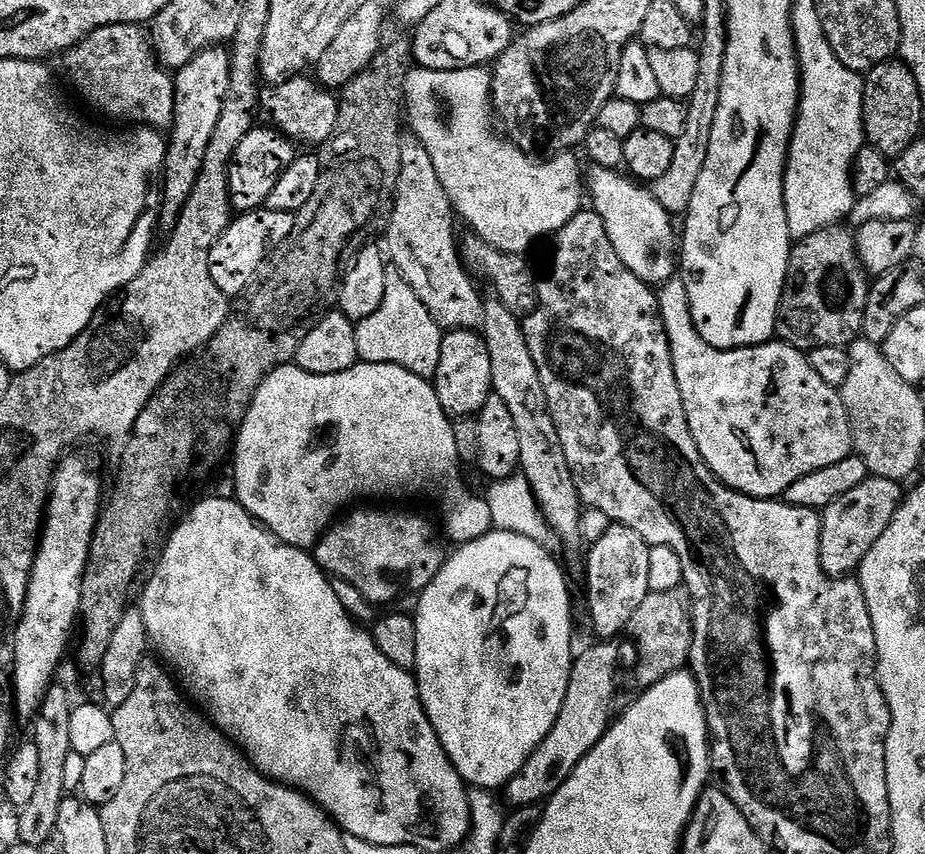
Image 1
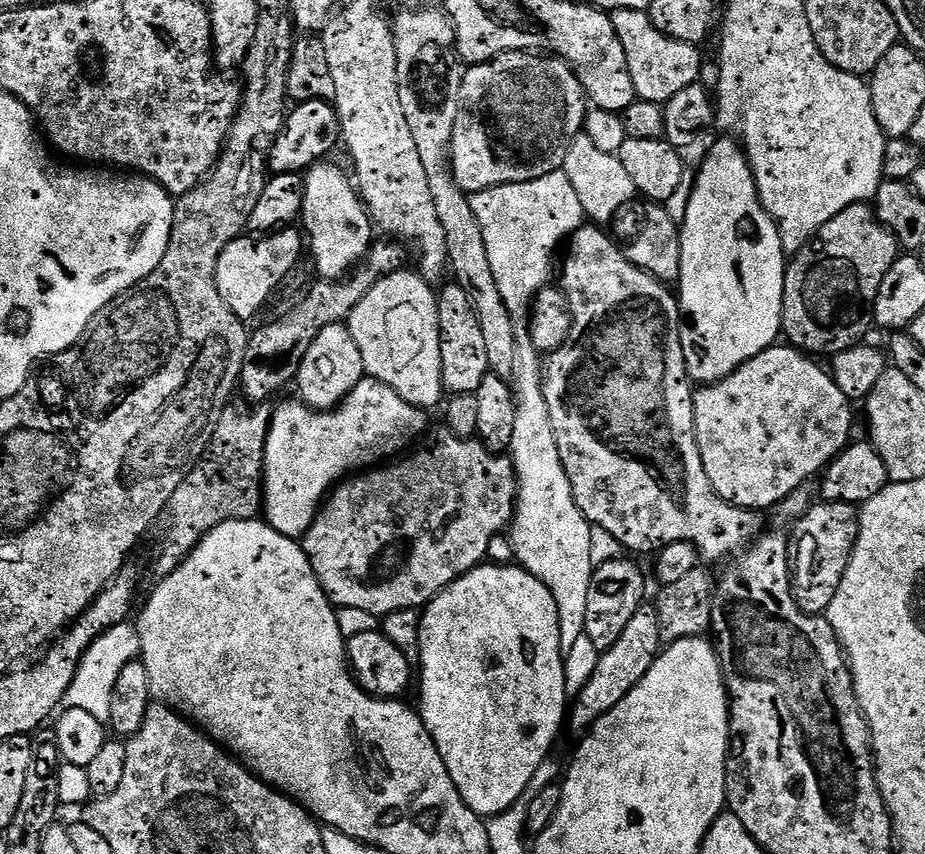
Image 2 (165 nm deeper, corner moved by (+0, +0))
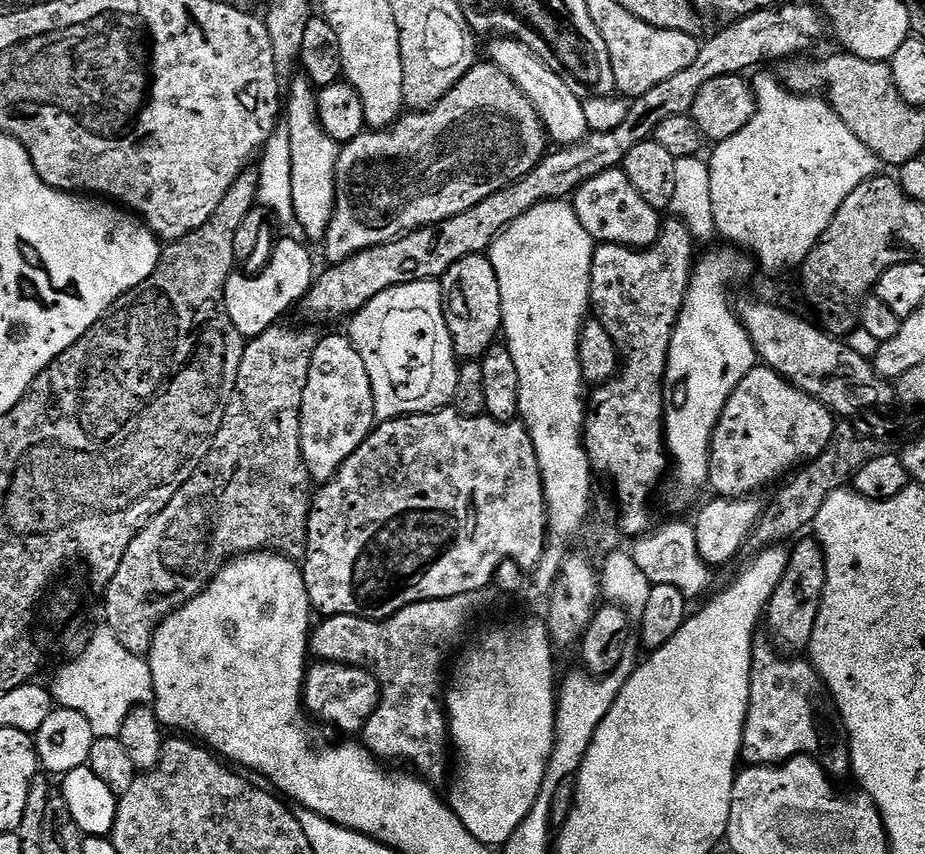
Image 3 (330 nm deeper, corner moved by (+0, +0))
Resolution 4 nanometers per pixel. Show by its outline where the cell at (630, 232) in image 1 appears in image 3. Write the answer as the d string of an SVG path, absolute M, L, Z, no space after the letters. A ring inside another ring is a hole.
M496 38L491 42L491 63L501 68L526 94L526 98L530 98L530 102L544 122L551 143L556 146L567 146L584 139L589 133L584 100L576 96L574 90L570 90L570 86L566 86L566 82L562 82L562 78L558 78L558 74L554 74L550 66L543 64L521 40Z

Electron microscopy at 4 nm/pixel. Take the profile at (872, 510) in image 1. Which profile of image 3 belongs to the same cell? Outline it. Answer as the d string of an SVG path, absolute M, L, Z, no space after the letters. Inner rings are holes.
M815 538L804 539L797 539L791 545L793 548L788 552L786 574L782 574L782 582L778 582L766 609L766 624L768 620L771 639L777 649L788 654L803 653L811 642L826 586L826 558L822 546Z

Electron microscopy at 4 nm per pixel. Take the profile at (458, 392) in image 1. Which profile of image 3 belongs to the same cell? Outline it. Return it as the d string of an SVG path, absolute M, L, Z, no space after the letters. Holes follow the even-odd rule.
M487 255L467 256L454 262L454 266L446 270L439 286L444 294L444 317L452 335L452 349L461 361L479 361L480 357L487 354L488 349L497 343L502 332L502 294L498 290L498 274L494 274L494 266L488 261Z

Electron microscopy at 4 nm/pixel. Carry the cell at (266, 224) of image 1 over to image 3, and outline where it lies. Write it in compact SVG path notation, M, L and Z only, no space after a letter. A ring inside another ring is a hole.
M296 240L275 241L275 248L272 251L272 257L269 258L268 265L256 275L247 275L243 271L233 271L232 277L226 282L224 291L224 309L230 314L230 322L244 337L251 338L262 334L268 328L275 328L281 323L280 320L287 314L291 308L295 309L303 300L304 295L312 288L314 271L312 272L312 256L308 253L309 245L307 243L299 244Z

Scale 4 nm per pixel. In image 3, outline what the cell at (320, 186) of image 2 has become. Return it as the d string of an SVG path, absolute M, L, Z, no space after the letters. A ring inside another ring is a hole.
M296 78L286 92L286 121L290 126L293 159L293 206L295 223L309 236L309 241L323 241L336 209L336 163L341 145L336 144L320 124L316 92L311 80Z

